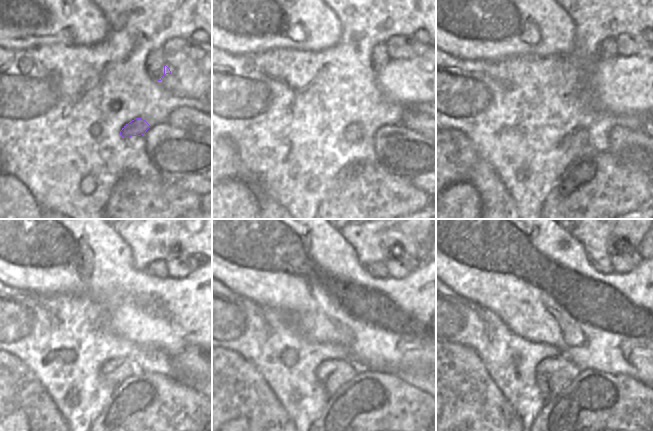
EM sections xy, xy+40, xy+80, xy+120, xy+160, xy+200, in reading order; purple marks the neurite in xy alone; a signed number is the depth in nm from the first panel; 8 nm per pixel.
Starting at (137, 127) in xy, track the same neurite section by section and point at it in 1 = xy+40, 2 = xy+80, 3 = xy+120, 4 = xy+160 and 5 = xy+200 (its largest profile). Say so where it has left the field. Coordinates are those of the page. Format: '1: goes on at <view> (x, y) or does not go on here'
1: goes on at xy+40 (353, 133)
2: goes on at xy+80 (578, 137)
3: goes on at xy+120 (114, 372)
4: goes on at xy+160 (332, 374)
5: goes on at xy+200 (552, 374)

